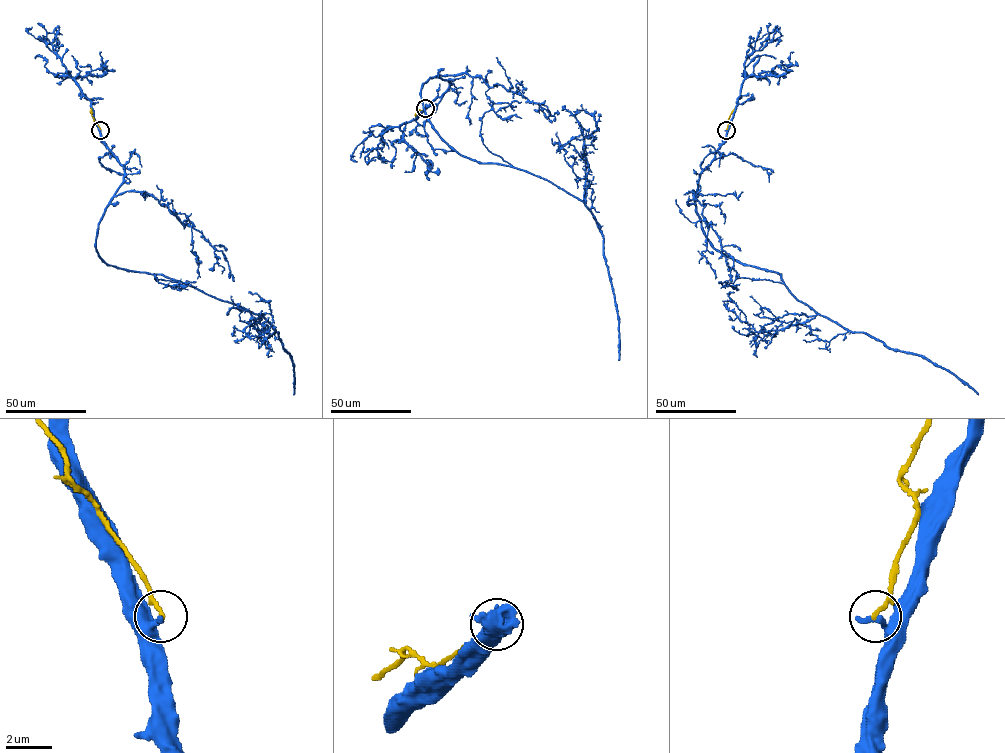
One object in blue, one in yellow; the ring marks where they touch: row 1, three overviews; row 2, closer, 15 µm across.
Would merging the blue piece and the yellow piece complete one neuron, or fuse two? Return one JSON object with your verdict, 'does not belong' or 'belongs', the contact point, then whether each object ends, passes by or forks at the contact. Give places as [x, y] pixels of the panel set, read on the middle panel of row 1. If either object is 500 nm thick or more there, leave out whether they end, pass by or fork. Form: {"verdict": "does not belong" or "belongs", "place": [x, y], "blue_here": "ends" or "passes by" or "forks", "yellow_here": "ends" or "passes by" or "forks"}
{"verdict": "does not belong", "place": [425, 108], "blue_here": "ends", "yellow_here": "ends"}

